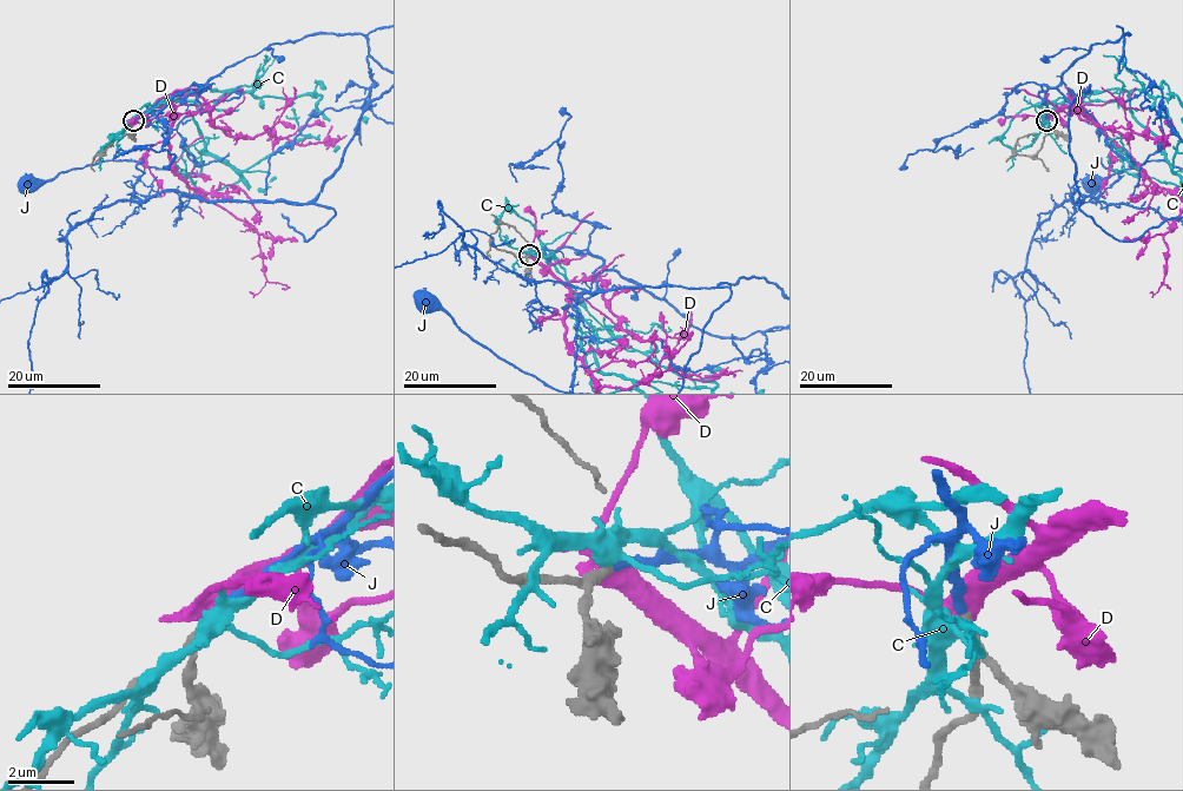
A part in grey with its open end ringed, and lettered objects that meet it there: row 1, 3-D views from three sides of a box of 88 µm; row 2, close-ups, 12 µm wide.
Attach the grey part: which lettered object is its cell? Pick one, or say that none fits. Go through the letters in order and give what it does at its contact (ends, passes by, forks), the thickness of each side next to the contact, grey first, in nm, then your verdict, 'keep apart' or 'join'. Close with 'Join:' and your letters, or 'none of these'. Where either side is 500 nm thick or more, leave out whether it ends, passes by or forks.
C: it forks there; 320 nm thick on the grey side, 360 nm on the other; keep apart
D: it forks there; 280 nm thick on the grey side, 400 nm on the other; keep apart
J: it ends there; 280 nm thick on the grey side, 240 nm on the other; join
Join: J

